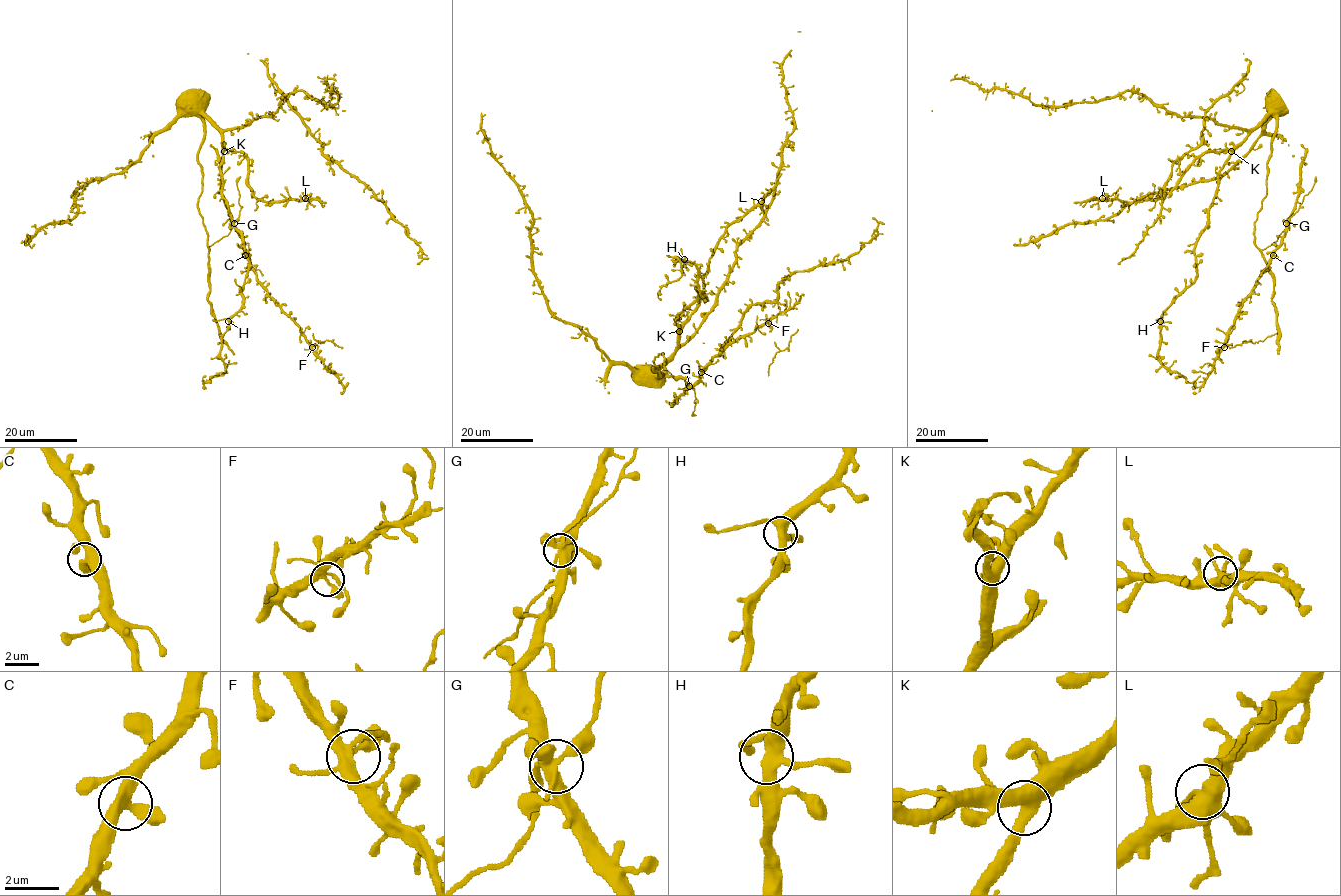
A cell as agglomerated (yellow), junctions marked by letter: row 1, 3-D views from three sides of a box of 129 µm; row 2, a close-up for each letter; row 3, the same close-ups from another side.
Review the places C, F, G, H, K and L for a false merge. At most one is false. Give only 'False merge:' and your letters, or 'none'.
False merge: none

